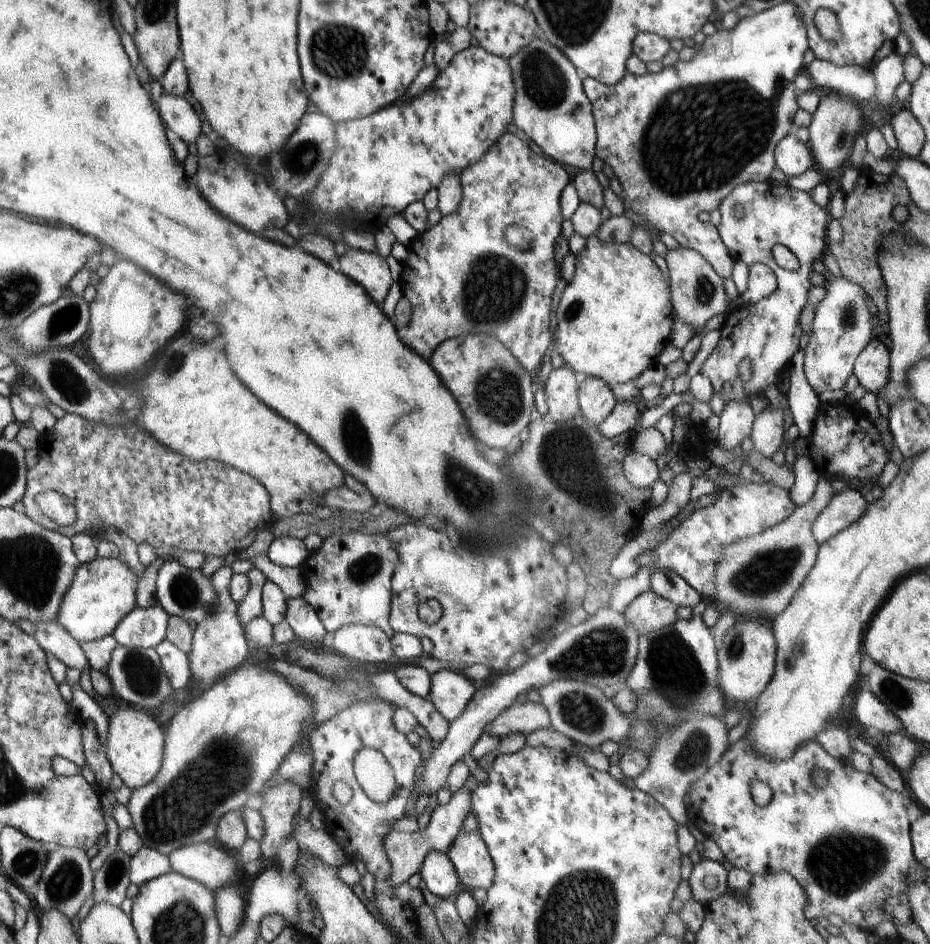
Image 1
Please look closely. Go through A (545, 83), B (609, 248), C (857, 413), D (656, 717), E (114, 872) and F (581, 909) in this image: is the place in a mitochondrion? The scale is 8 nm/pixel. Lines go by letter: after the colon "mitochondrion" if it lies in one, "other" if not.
A: mitochondrion
B: other
C: other
D: mitochondrion
E: mitochondrion
F: mitochondrion

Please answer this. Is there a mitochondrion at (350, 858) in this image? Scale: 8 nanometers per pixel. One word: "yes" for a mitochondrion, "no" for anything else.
no

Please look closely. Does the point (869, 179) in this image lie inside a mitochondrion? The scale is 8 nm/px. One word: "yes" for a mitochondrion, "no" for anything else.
no

